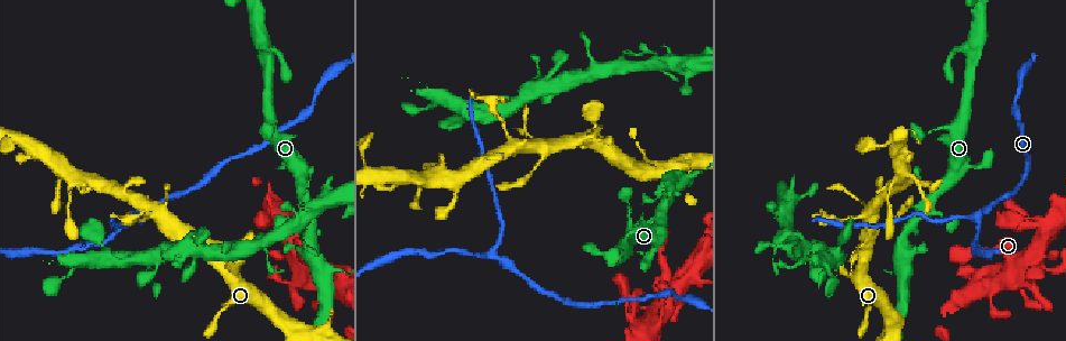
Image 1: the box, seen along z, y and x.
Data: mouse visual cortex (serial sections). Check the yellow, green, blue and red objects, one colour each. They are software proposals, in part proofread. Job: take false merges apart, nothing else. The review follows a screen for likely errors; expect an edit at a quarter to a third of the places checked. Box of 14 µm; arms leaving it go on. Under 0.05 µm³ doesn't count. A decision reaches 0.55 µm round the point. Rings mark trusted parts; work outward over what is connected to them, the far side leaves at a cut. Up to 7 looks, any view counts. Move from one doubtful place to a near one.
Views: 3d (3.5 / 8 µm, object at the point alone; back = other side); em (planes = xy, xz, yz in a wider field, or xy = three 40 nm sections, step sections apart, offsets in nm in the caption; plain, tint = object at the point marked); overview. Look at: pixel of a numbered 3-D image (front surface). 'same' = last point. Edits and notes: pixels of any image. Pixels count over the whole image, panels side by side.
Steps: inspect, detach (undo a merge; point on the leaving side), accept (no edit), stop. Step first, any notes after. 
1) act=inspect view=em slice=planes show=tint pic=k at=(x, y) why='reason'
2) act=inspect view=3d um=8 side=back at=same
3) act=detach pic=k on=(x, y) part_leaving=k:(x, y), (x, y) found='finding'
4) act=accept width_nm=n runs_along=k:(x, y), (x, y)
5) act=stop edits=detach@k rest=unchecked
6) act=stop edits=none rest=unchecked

act=inspect view=3d um=3.5 pic=1 at=(1044, 223) why='a narrow waist'

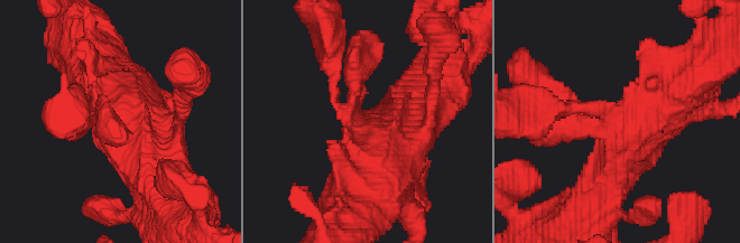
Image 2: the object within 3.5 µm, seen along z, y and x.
act=inspect view=em slice=planes show=tint pic=2 at=(353, 126) why='need the tissue'

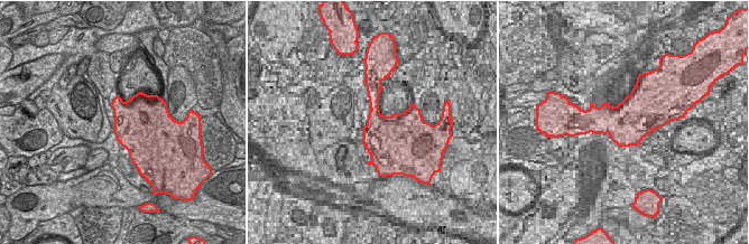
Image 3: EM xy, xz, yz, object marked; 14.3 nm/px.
act=accept width_nm=700 runs_along=2:(611, 179), (639, 124), (691, 80) found='continuous, no second cell'

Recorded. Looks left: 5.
act=inspect view=3d um=3.5 pic=1 at=(631, 310) why='abrupt turn'

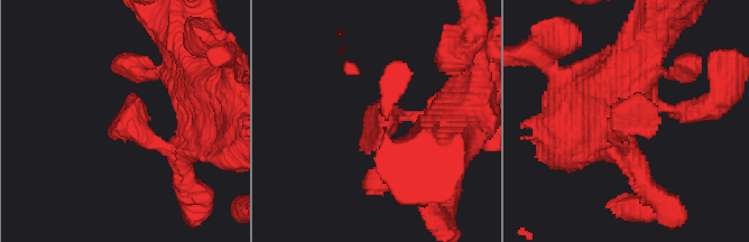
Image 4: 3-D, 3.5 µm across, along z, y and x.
act=inspect view=em slice=planes show=tint pic=4 at=(383, 120) why='shape alone is not enough'

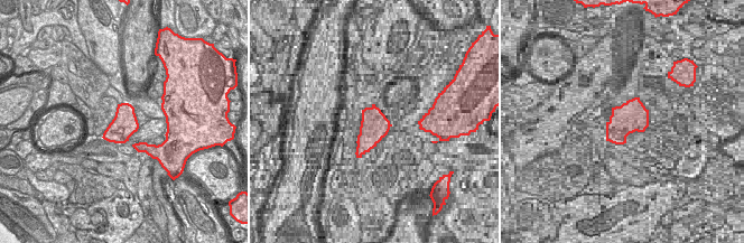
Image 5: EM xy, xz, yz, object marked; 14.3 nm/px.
act=accept found='one cell here'

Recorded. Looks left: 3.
act=inspect view=3d um=3.5 side=back pic=1 at=(492, 253) why='three-way junction'

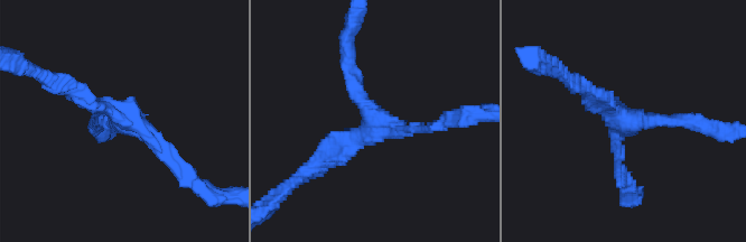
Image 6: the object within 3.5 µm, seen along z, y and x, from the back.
act=inspect view=em slice=planes show=tint pic=6 at=(122, 121)

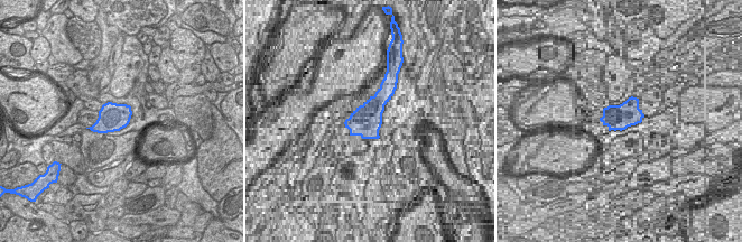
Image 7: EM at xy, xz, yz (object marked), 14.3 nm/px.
act=accept arm_widths_nm=200,200,200 runs_along=6:(70, 87), (134, 122), (183, 170) found='one cell here'

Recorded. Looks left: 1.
act=stop edits=none rest=unchecked

